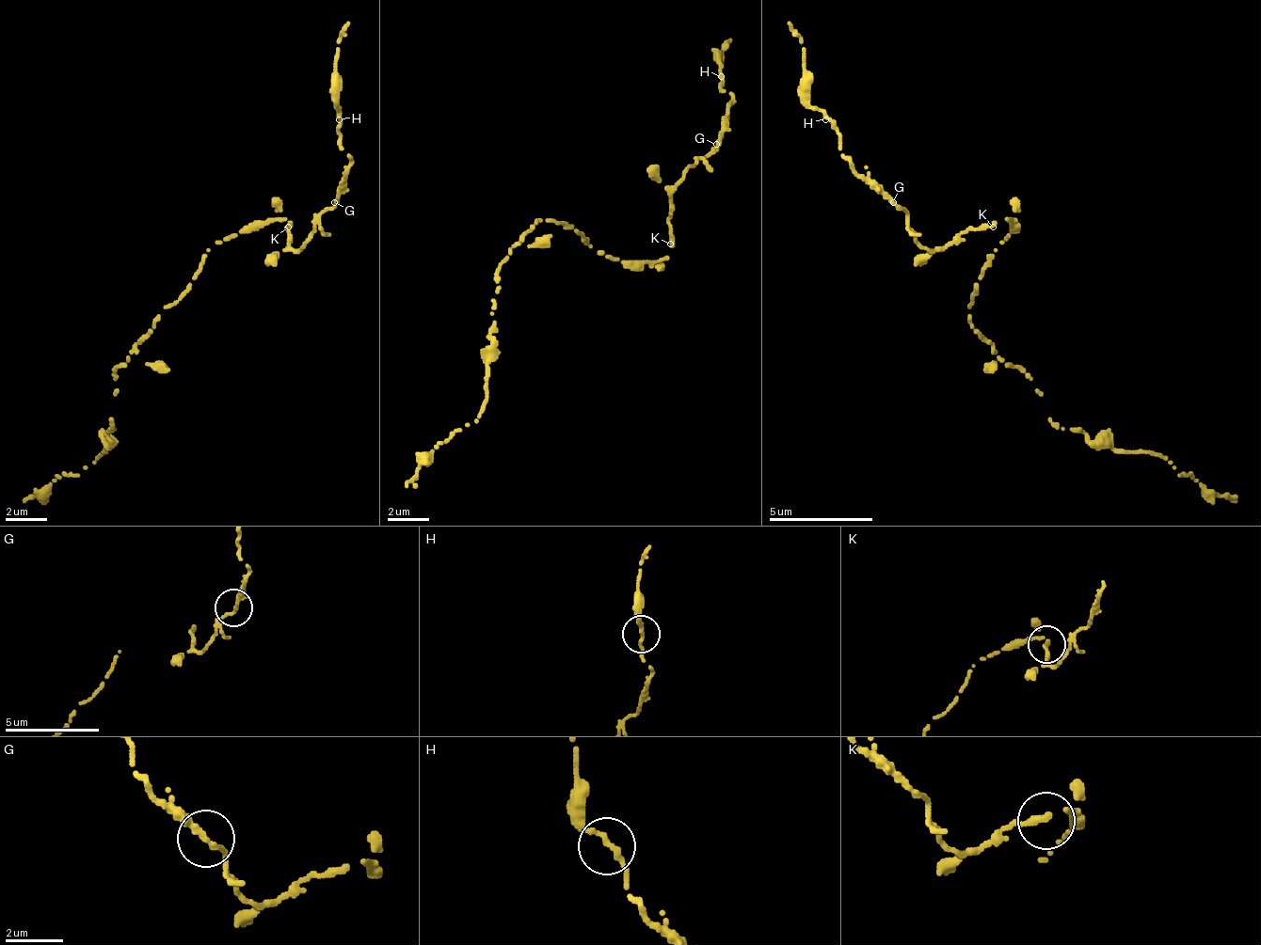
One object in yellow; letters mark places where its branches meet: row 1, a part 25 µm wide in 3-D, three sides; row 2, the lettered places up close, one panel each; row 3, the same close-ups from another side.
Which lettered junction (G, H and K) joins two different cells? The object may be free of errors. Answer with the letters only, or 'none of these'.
none of these

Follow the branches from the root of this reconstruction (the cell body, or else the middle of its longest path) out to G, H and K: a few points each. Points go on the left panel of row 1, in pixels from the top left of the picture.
G: (204, 259), (215, 244), (251, 233), (277, 217), (287, 217), (287, 244), (303, 248), (313, 223), (334, 202)
H: (204, 259), (215, 244), (277, 217), (287, 217), (287, 244), (303, 248), (349, 165), (339, 119)
K: (204, 259), (215, 244), (251, 233), (277, 217), (287, 217), (287, 228)

